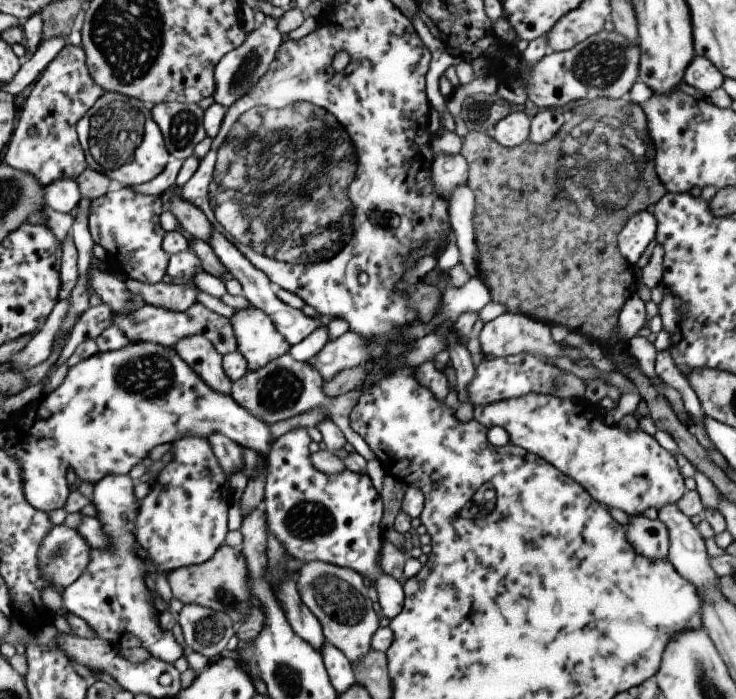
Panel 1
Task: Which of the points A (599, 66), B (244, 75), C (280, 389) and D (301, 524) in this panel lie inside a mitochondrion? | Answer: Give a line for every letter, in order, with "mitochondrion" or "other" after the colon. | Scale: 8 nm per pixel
A: mitochondrion
B: mitochondrion
C: mitochondrion
D: mitochondrion

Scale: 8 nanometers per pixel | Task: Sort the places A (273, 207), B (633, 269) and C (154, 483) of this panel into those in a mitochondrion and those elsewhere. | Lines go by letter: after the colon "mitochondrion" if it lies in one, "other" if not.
A: mitochondrion
B: other
C: other

